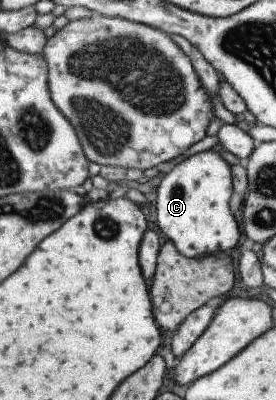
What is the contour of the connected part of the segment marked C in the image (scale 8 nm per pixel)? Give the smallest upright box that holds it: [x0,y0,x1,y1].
[155,149,239,258]

